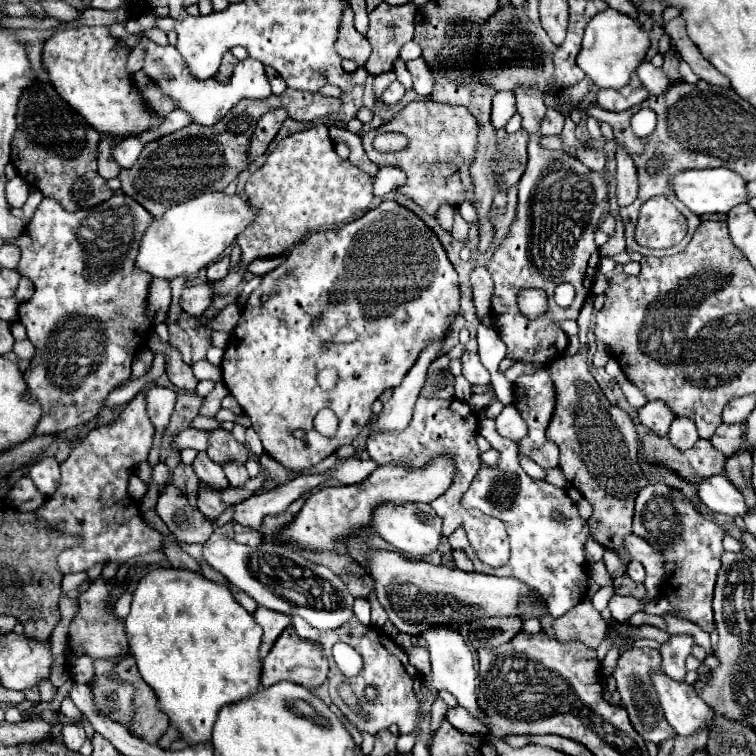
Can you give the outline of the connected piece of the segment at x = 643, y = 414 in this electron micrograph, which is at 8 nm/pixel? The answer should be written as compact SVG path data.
M656 400L656 402L648 402L646 406L642 406L638 410L638 418L640 418L640 424L650 428L654 434L666 436L668 426L672 422L672 410L664 402Z

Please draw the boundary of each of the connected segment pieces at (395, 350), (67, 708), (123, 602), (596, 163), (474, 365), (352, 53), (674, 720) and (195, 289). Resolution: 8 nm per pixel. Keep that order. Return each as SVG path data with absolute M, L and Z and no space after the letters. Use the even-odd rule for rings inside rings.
M384 200L378 208L342 228L310 234L290 250L278 268L262 276L256 294L268 294L268 300L260 302L260 298L252 298L250 294L240 322L232 332L232 346L226 348L222 360L222 380L244 414L252 420L252 428L260 436L266 454L292 470L308 470L334 454L340 446L352 444L370 424L376 398L386 388L396 388L402 382L428 342L446 334L458 314L460 300L458 274L438 236L412 210L396 200ZM316 318L318 328L312 328ZM344 326L358 334L350 344L332 340ZM324 368L338 372L338 382L332 390L322 390L316 380ZM322 408L334 410L340 420L332 438L322 436L314 428L314 416ZM296 428L306 430L302 440L294 440L292 432Z
M64 698L62 700L62 704L60 704L60 712L64 714L64 716L68 716L70 720L80 720L80 710L74 706L74 702L70 700L70 698Z
M124 592L124 594L120 596L120 600L116 602L116 608L114 608L114 610L116 610L114 614L116 614L118 620L124 620L124 618L128 616L128 612L130 612L130 602L132 602L132 594L130 594L130 592Z
M582 148L578 150L578 158L582 162L586 162L586 166L590 166L590 170L596 170L596 172L602 172L604 166L606 166L606 158L600 150L588 150L588 148Z
M466 352L462 356L462 368L464 368L462 374L470 384L490 384L490 372L482 366L478 354Z
M350 6L344 10L344 16L342 16L336 50L340 52L342 58L350 58L358 66L364 66L366 60L368 60L368 56L370 56L370 42L368 42L366 36L362 36L354 28L354 14L352 14Z
M652 672L650 680L658 694L664 716L676 734L690 736L704 724L712 726L714 710L696 694L694 686L678 682L664 672Z
M208 284L200 286L186 286L184 296L182 296L182 308L184 312L192 316L200 316L212 302L212 288Z

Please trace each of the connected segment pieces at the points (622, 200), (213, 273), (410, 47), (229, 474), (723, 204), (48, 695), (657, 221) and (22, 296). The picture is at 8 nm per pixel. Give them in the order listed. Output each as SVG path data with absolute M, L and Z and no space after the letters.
M624 146L616 148L616 182L618 182L618 206L628 206L638 196L638 174L632 156Z
M222 256L220 260L216 260L216 262L212 262L212 264L208 266L206 276L208 276L210 282L212 282L212 280L220 280L220 278L224 278L224 274L228 272L228 268L230 268L230 256Z
M408 42L408 44L404 44L404 48L400 50L400 58L404 60L404 62L408 62L408 60L412 60L412 58L418 58L422 54L422 48L416 44L416 42Z
M226 464L224 472L226 472L226 478L230 480L232 488L242 488L248 482L248 478L250 478L246 474L246 468L244 466L236 466L236 464Z
M714 168L714 170L680 170L668 178L670 188L674 190L676 198L688 206L694 214L726 214L734 206L746 202L746 180L728 168Z
M46 678L46 680L40 680L38 682L38 688L40 688L40 702L42 704L48 704L48 702L52 702L54 698L56 698L56 694L58 694L58 690L52 686L52 682Z
M666 196L648 200L636 224L636 242L648 248L670 248L686 236L686 218Z
M22 278L20 284L18 284L18 288L16 288L16 294L14 294L14 296L16 296L18 302L26 302L26 300L32 298L32 292L34 292L32 282L30 282L28 278Z

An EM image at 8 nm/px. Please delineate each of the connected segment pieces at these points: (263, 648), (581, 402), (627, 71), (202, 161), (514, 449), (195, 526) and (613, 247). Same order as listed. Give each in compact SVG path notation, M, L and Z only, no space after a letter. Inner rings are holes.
M260 606L256 608L256 612L252 616L264 628L264 636L262 636L262 644L260 644L260 658L266 658L266 654L272 648L272 644L280 636L282 628L288 626L292 622L292 618L290 616L284 616L282 612L272 612L272 610L260 608Z
M582 350L574 356L562 356L556 364L548 366L556 392L556 408L546 436L560 448L560 470L570 486L574 486L592 504L592 516L588 520L590 534L604 548L616 550L624 562L630 562L622 540L632 532L634 500L648 484L648 476L642 472L636 458L638 436L634 422L624 410L608 402L590 374L586 358L588 350Z
M608 8L600 14L596 14L588 26L584 28L584 40L582 40L582 50L576 58L576 64L580 66L580 70L592 78L592 82L598 88L614 88L620 90L624 88L632 74L636 72L636 68L644 62L646 52L650 46L650 38L648 34L640 28L638 22L634 22L632 18Z
M286 88L280 96L272 94L264 100L240 100L218 124L200 126L188 124L182 130L176 130L160 140L154 140L144 148L140 160L120 172L120 182L124 194L132 196L140 202L152 216L162 216L166 208L172 204L180 204L184 200L202 196L204 192L220 192L224 190L242 170L248 168L248 148L256 128L256 120L274 108L286 108L288 116L294 120L314 120L324 114L338 112L340 102L334 98L322 98L316 92L300 92L294 88Z
M492 418L480 424L480 434L492 444L492 448L500 452L500 464L496 468L482 468L476 474L468 492L462 496L462 506L478 508L488 516L500 518L506 524L510 536L512 556L510 562L502 568L482 564L468 542L464 528L458 528L452 536L448 536L448 542L454 550L464 550L468 554L468 558L474 562L476 572L510 576L530 586L534 592L540 592L540 596L544 596L544 600L548 602L548 612L554 618L560 618L586 596L588 562L584 558L584 542L588 536L588 524L578 516L576 504L568 498L566 490L556 488L546 480L534 480L520 468L518 444L500 436ZM558 508L566 516L564 522L556 522L552 518L552 512Z
M166 484L166 488L160 492L156 512L164 522L168 522L170 532L180 542L204 544L212 534L212 520L204 518L202 512L192 508L186 494L182 494L174 484Z
M616 216L614 234L610 236L610 240L606 244L600 247L599 252L602 257L612 257L624 252L624 250L626 250L626 246L624 246L624 224L622 224L622 218Z

